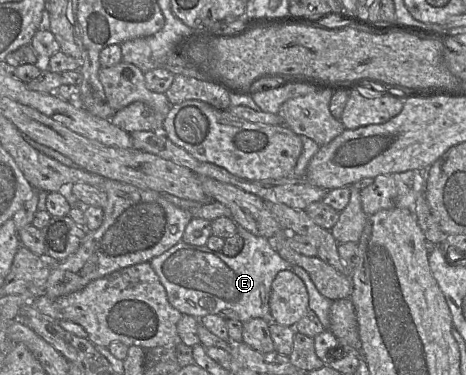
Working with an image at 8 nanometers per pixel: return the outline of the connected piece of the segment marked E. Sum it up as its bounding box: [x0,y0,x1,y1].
[150,225,333,330]

